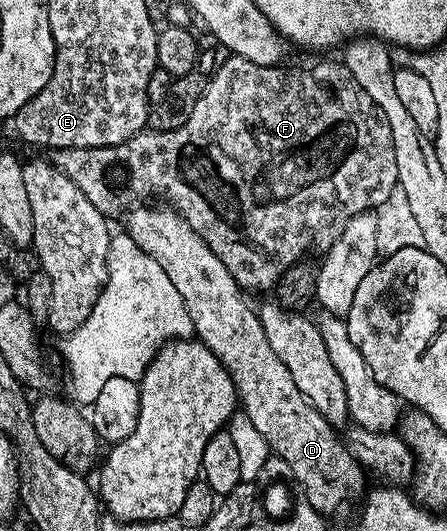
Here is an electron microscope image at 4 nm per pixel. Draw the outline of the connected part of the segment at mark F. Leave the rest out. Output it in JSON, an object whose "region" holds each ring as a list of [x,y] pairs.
{"region":[[[227,56],[224,59],[216,68],[215,75],[208,80],[207,87],[204,90],[202,88],[193,106],[193,112],[189,113],[189,118],[179,128],[173,128],[171,131],[140,132],[116,146],[52,150],[49,160],[61,172],[65,172],[65,176],[69,176],[69,180],[73,180],[73,184],[77,184],[81,192],[85,192],[85,200],[89,200],[89,204],[93,204],[93,208],[100,210],[104,216],[119,213],[122,215],[128,208],[144,200],[154,199],[151,197],[156,194],[159,197],[156,199],[162,200],[170,209],[176,210],[187,221],[189,228],[193,228],[193,232],[197,232],[197,236],[205,240],[213,256],[217,256],[217,260],[221,260],[221,264],[229,268],[238,286],[244,291],[267,290],[270,286],[272,289],[280,276],[295,262],[304,261],[310,250],[327,251],[350,218],[374,211],[396,190],[399,177],[393,136],[389,132],[389,120],[381,112],[381,108],[377,108],[377,104],[368,96],[365,88],[361,88],[361,84],[353,80],[342,61],[319,62],[308,70],[283,70],[282,65],[262,66],[253,64],[253,60],[234,56]]]}

